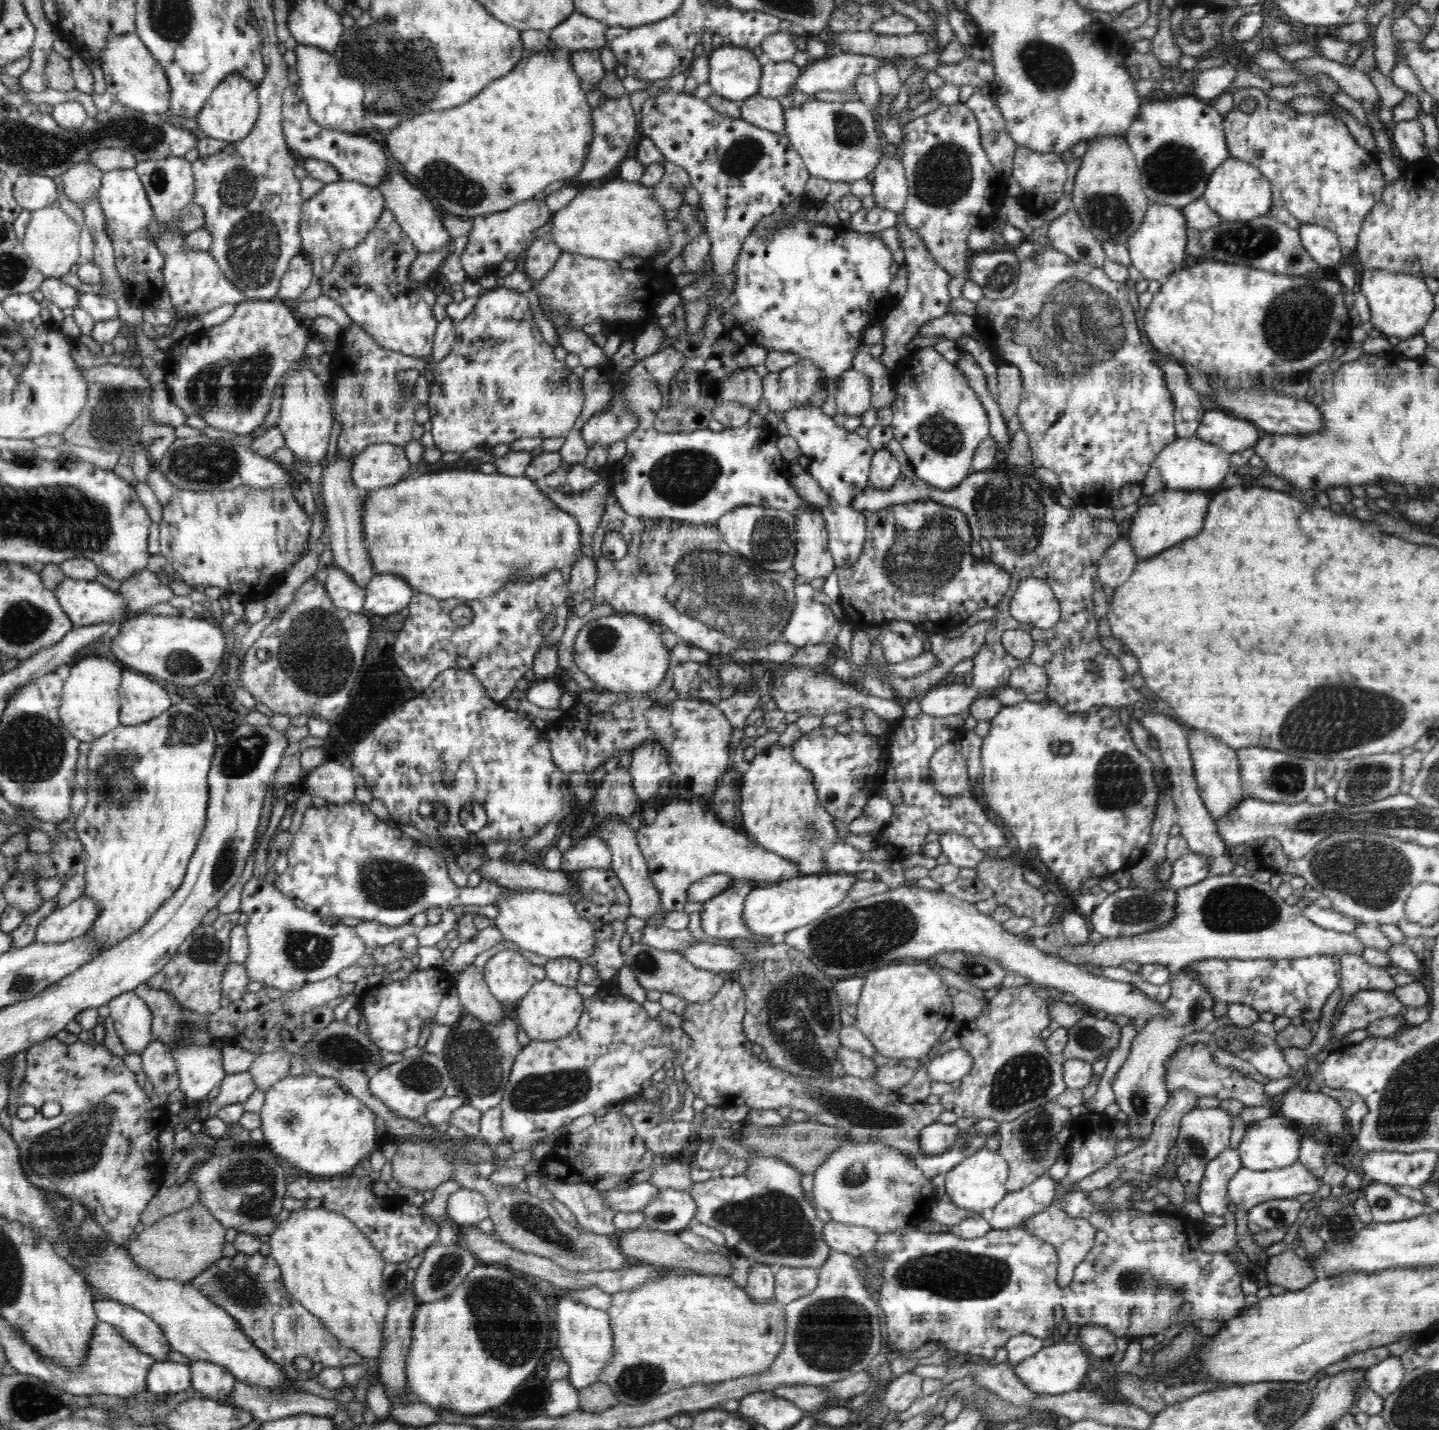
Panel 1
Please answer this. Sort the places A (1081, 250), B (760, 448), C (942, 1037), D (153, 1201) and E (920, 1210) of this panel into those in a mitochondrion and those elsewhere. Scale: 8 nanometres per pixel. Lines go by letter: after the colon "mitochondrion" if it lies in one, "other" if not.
A: mitochondrion
B: other
C: other
D: other
E: other

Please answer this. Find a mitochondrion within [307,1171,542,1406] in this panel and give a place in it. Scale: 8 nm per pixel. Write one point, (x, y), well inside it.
(448, 1265)

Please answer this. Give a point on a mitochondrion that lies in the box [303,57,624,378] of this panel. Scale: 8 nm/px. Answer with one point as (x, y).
(441, 177)

